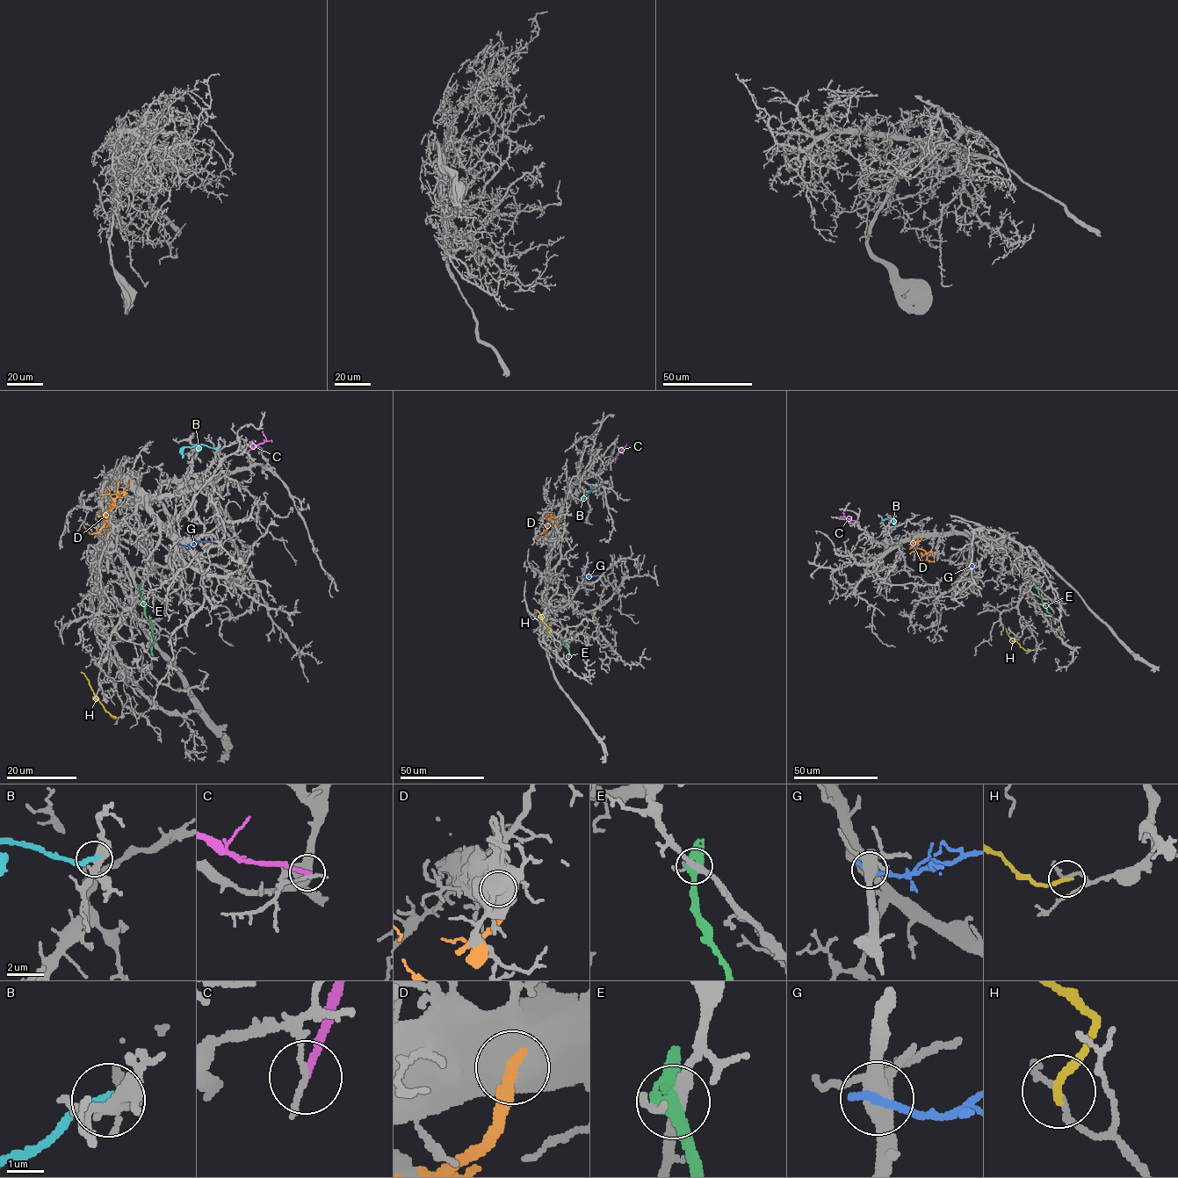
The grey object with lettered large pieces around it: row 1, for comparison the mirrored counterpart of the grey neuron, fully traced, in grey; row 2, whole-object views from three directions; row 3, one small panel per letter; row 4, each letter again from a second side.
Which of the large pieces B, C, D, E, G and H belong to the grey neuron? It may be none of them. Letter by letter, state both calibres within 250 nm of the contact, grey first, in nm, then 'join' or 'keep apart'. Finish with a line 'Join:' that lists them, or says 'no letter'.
B: calibres 320 and 280 nm; keep apart
C: calibres 170 and 200 nm; keep apart
D: calibres 750 and 400 nm; keep apart
E: calibres 200 and 400 nm; keep apart
G: calibres 500 and 280 nm; keep apart
H: calibres 150 and 240 nm; keep apart
Join: no letter

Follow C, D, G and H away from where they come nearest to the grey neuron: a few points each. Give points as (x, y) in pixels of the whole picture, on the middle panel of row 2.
C: (615, 461), (626, 444)
D: (557, 525), (550, 518), (546, 531), (536, 538)
G: (582, 577), (598, 575)
H: (549, 632), (551, 629), (534, 610)

